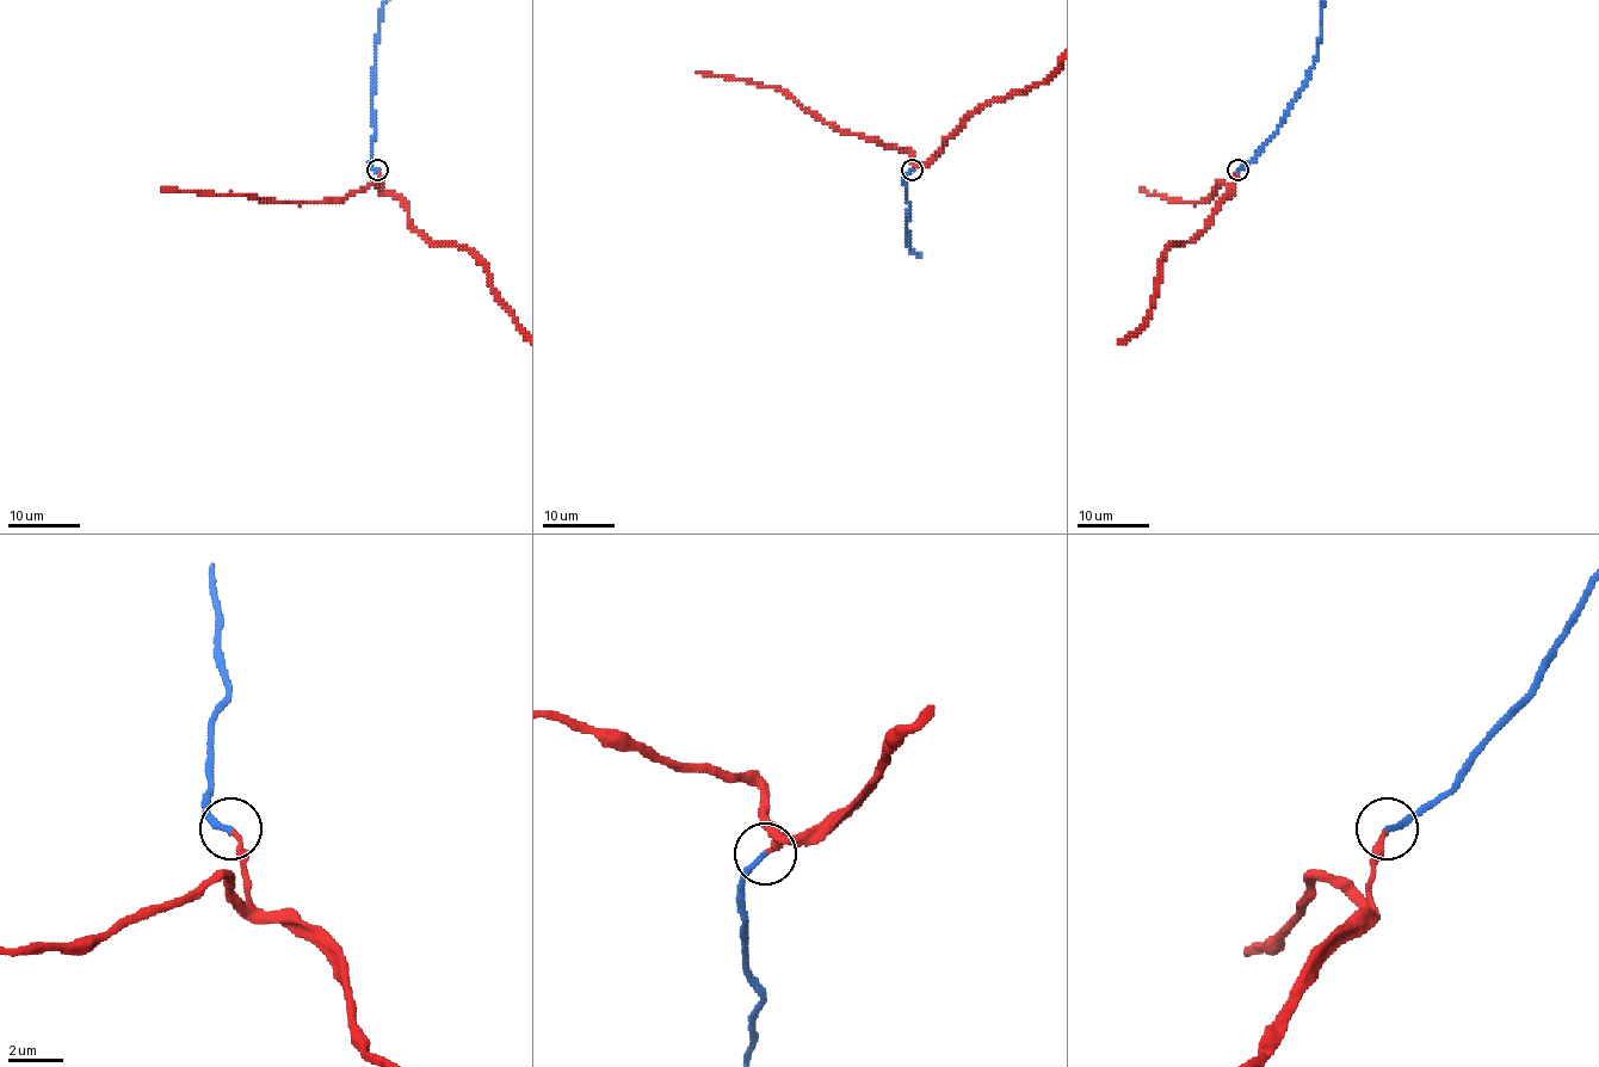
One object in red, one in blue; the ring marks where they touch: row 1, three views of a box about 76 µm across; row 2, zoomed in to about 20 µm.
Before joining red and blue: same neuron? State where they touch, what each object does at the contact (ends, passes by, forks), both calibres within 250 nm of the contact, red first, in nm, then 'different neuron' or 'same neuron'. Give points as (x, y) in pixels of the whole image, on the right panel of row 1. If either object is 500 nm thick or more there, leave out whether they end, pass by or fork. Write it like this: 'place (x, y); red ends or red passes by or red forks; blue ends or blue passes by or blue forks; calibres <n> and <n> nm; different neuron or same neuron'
place (1238, 170); red ends; blue ends; calibres 200 and 200 nm; same neuron

